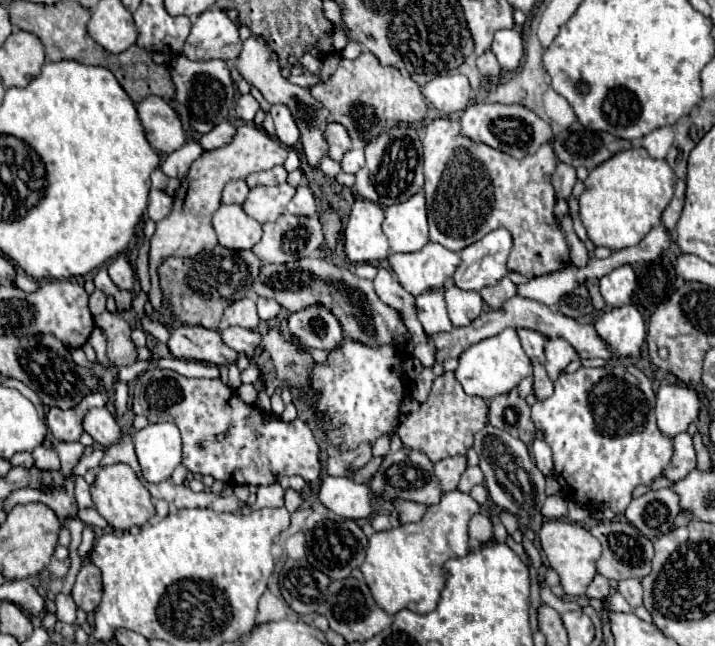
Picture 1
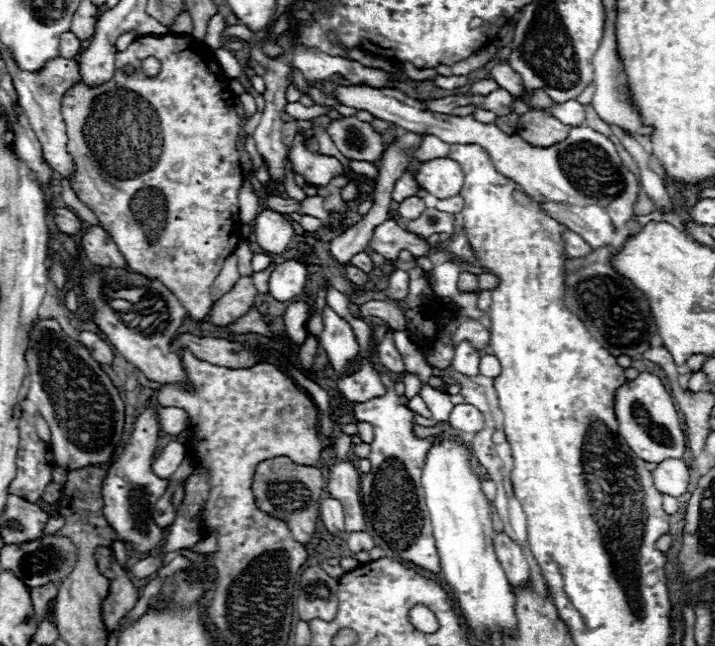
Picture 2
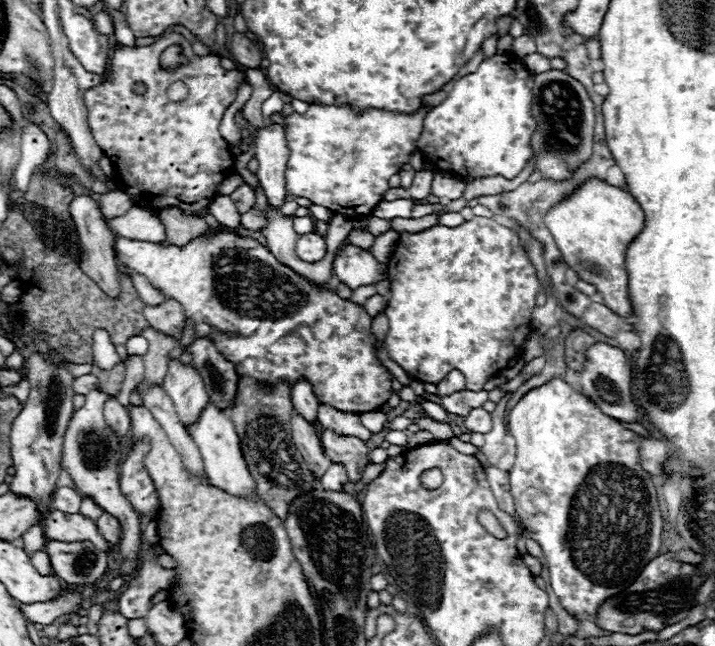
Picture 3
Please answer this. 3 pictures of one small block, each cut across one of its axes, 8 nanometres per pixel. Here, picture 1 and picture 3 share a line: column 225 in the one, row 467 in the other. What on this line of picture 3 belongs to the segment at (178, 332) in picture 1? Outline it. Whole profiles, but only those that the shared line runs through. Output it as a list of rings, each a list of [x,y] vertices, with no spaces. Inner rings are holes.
[[[322,430],[320,438],[326,456],[334,464],[342,464],[346,468],[350,482],[360,482],[364,468],[370,460],[368,446],[356,436],[338,436],[332,430]]]

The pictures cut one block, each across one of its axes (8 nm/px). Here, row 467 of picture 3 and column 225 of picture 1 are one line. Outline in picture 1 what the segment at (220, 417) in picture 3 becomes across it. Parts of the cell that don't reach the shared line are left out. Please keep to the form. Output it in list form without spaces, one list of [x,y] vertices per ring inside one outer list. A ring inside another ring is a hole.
[[[222,204],[212,216],[212,226],[218,242],[230,250],[248,250],[262,236],[262,226],[238,204]]]

